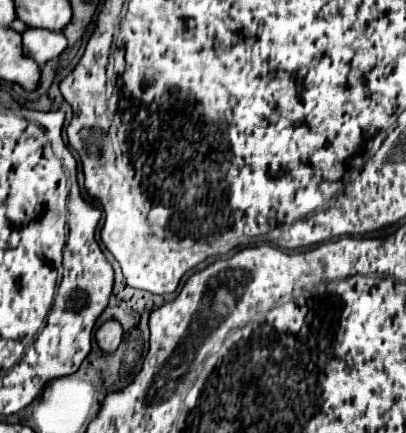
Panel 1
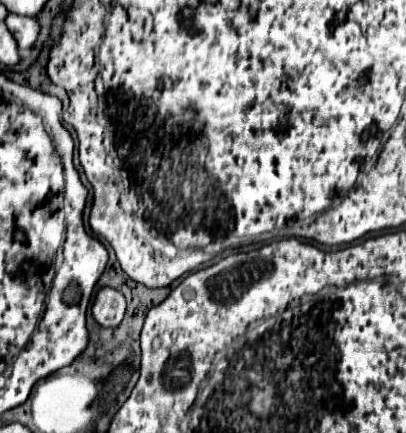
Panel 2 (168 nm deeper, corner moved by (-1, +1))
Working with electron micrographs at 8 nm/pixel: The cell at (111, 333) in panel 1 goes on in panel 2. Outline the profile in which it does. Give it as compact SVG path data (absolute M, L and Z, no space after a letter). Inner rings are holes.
M103 288L93 300L93 318L103 328L117 328L125 316L125 298L113 288Z

